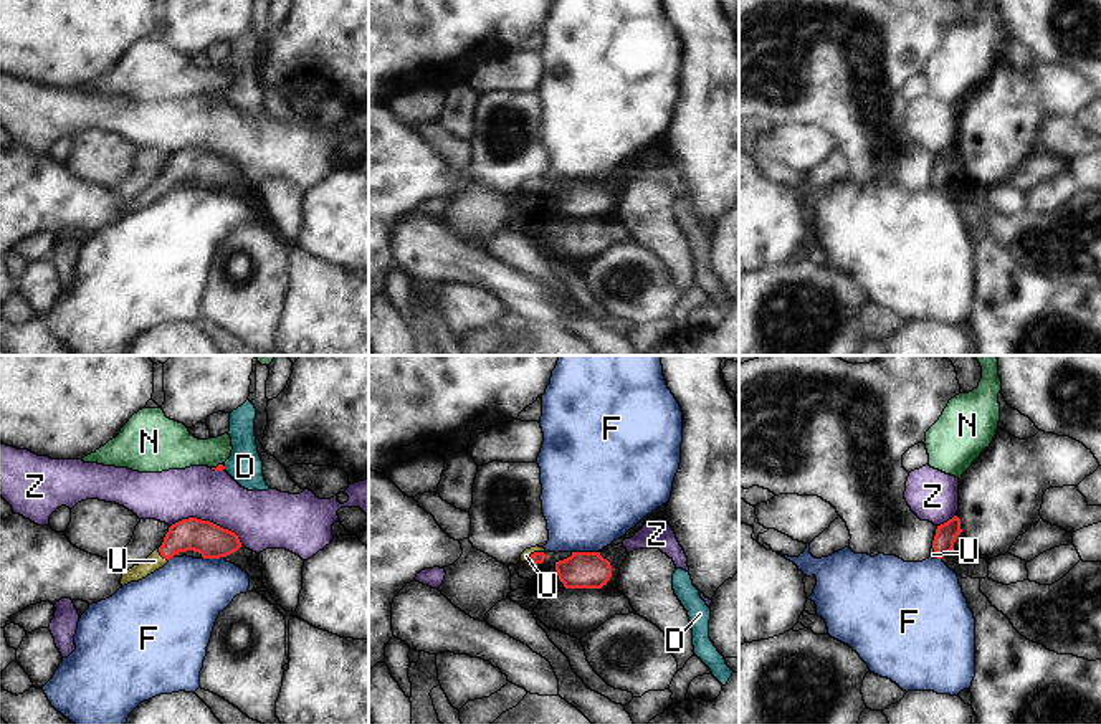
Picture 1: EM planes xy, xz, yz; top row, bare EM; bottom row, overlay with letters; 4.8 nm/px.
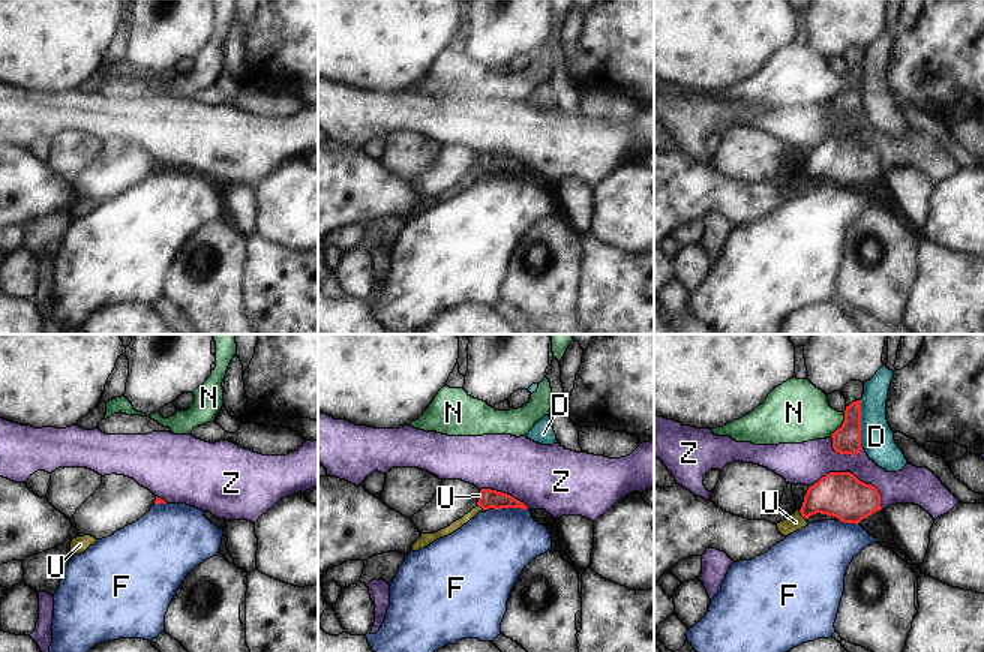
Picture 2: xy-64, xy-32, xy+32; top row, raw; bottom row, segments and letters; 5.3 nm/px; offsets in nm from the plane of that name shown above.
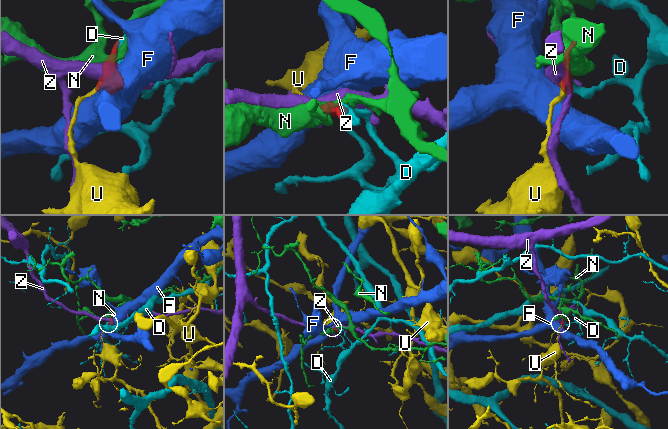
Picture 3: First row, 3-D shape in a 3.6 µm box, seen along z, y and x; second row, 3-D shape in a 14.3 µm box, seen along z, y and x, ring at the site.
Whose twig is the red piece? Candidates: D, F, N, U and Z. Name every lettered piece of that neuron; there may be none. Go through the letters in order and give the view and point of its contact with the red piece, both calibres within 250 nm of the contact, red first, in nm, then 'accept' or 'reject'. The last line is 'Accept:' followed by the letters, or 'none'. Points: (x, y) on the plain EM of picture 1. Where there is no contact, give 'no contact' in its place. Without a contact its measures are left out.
D: xy (224, 96) | 30/170 nm | reject
F: xz (586, 182) | 180/460 nm | reject
N: xy (219, 95) | 30/220 nm | reject
U: xy (162, 185) | 160/80 nm | accept
Z: xy (209, 151) | 160/280 nm | reject
Accept: U

